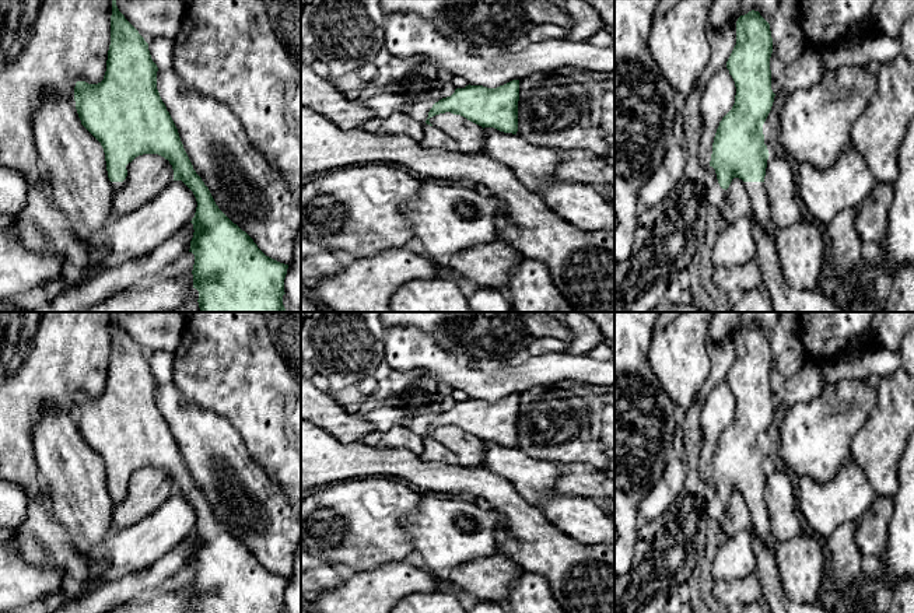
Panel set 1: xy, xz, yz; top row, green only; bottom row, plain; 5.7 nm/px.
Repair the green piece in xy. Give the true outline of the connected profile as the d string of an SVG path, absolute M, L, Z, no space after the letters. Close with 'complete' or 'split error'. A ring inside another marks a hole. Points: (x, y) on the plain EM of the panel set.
M116 312L112 313L111 329L111 358L108 364L106 385L104 393L98 397L77 395L74 400L74 414L81 438L101 456L108 491L113 505L123 501L127 493L130 476L143 467L158 467L169 474L174 483L174 494L182 494L195 508L197 521L193 537L193 551L190 563L195 568L193 578L193 602L199 605L199 613L283 613L284 592L288 578L280 577L266 570L253 553L234 537L216 518L209 501L193 483L193 479L183 462L178 442L162 416L157 403L158 381L153 375L148 357L139 344L125 332L116 319Z; split error

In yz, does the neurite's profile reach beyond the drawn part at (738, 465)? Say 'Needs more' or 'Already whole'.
Needs more

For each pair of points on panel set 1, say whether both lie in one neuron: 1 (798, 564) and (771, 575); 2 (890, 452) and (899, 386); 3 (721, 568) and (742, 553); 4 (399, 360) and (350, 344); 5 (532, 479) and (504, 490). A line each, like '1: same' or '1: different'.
1: different
2: same
3: same
4: different
5: different

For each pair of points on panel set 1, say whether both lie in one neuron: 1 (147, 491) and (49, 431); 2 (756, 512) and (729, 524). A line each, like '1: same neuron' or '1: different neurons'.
1: different neurons
2: different neurons

